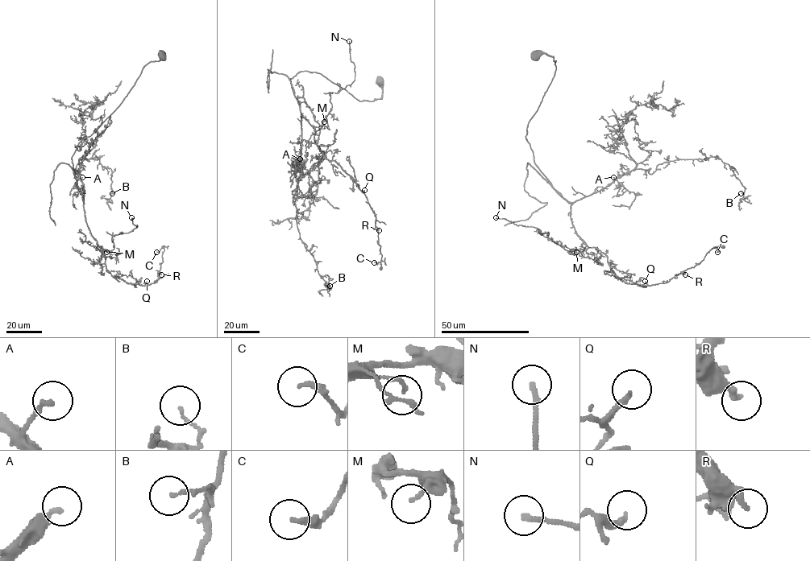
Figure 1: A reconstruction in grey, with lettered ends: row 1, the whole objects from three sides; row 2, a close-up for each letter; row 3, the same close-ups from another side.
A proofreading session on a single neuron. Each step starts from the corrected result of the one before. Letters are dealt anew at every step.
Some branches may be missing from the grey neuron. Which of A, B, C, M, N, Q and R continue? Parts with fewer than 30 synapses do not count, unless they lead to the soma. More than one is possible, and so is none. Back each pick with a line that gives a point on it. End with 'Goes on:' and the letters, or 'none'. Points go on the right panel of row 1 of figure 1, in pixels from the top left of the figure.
Goes on: none

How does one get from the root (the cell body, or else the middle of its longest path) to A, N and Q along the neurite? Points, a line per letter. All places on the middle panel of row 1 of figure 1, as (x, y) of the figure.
A: (380, 81), (381, 96), (371, 101), (360, 101), (320, 73), (303, 71), (290, 78), (301, 114), (300, 158)
N: (380, 81), (381, 96), (360, 101), (298, 72), (301, 117), (320, 129), (330, 93), (354, 80), (349, 41)
Q: (380, 81), (381, 96), (360, 101), (320, 73), (289, 80), (315, 143), (364, 190)

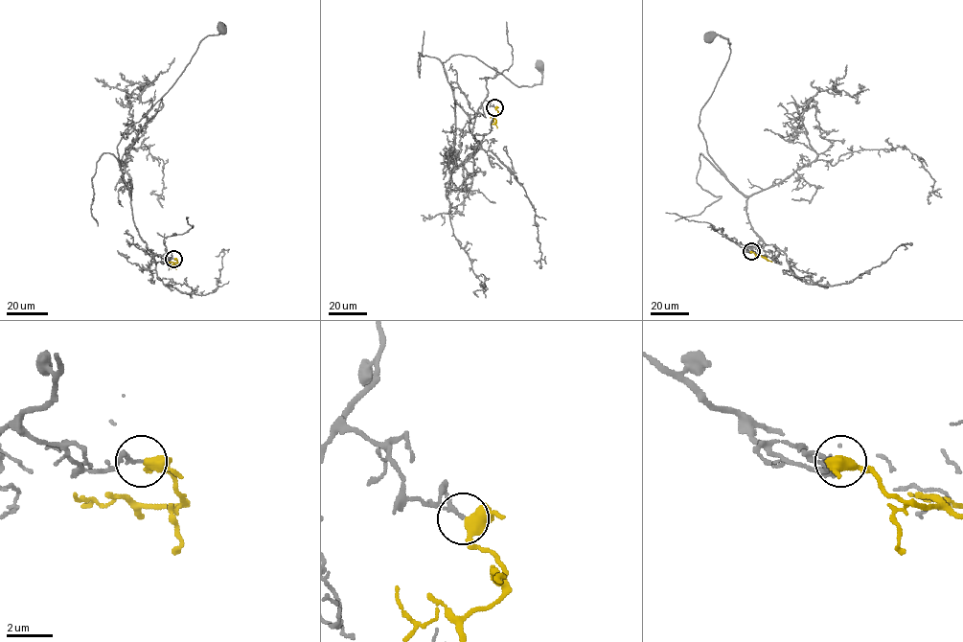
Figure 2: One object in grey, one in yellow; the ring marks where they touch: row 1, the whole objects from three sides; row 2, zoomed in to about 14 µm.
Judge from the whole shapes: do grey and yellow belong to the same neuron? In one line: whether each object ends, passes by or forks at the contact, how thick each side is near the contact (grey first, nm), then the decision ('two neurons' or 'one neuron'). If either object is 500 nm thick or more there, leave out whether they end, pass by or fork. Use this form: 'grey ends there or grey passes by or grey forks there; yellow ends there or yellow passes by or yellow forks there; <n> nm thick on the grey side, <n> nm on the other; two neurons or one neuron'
grey ends there; yellow passes by; 160 nm thick on the grey side, 420 nm on the other; one neuron

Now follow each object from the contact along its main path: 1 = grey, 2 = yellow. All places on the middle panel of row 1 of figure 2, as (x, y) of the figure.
1: (494, 107), (485, 100), (470, 120), (442, 63), (473, 56), (518, 86), (541, 82), (539, 65)
2: (494, 107), (498, 112), (494, 116), (496, 128)

